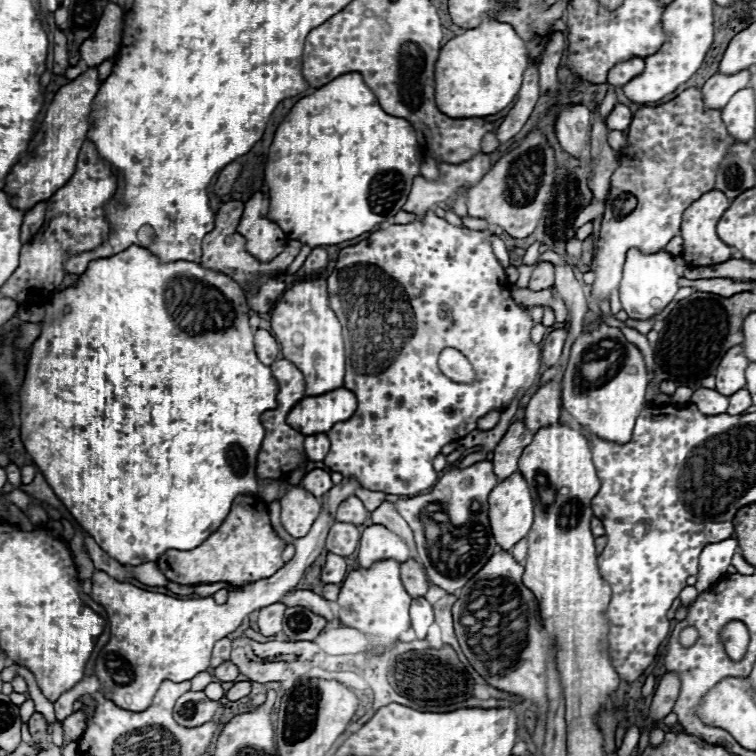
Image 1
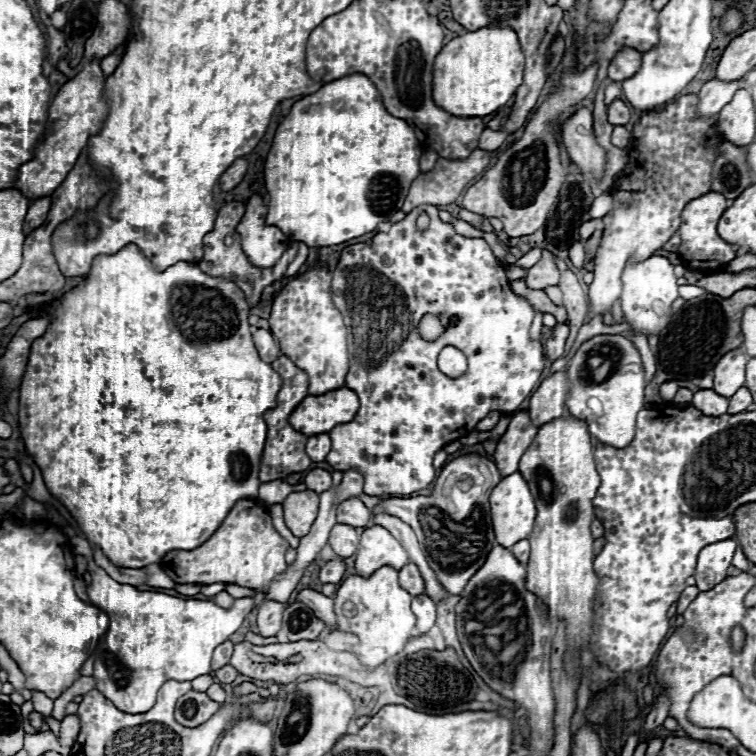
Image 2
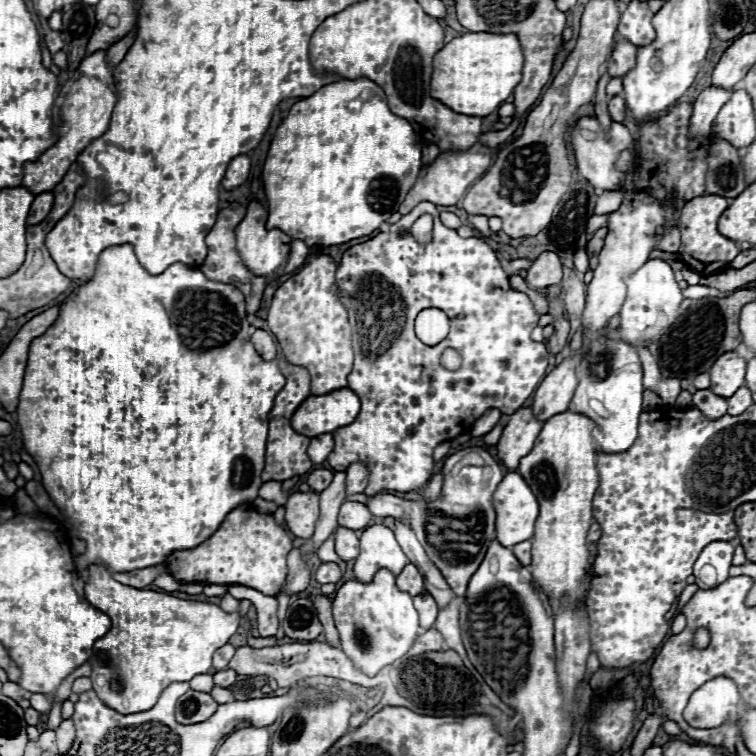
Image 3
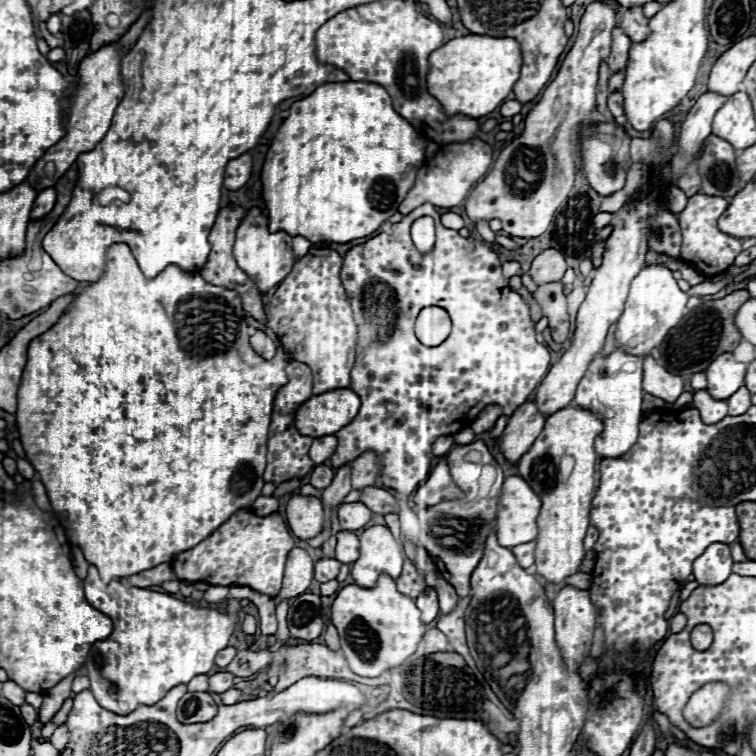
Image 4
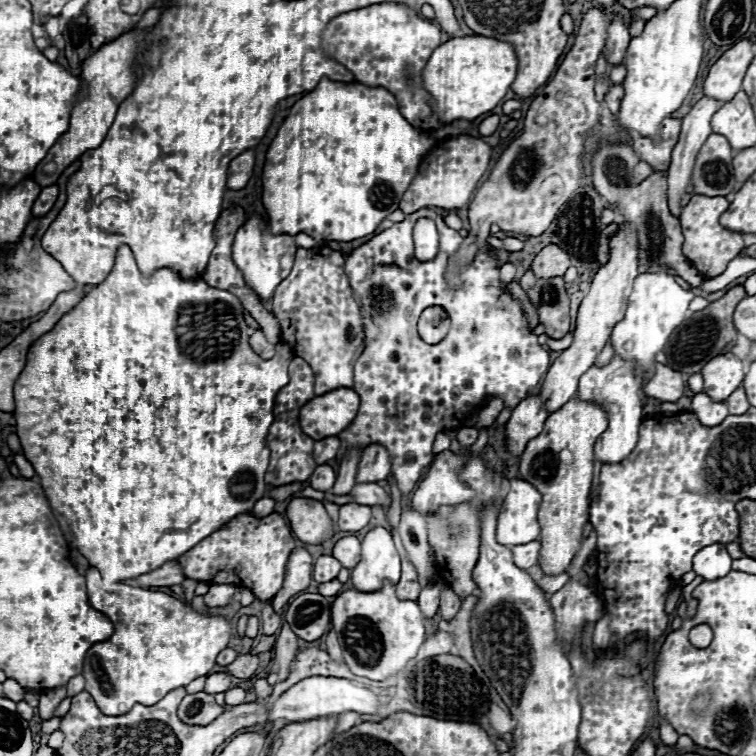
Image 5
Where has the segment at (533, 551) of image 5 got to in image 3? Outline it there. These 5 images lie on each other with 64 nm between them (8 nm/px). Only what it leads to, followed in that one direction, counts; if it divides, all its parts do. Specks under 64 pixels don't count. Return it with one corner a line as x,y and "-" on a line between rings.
524,540
520,544
514,544
512,546
512,552
522,562
522,566
528,566
530,564
530,540

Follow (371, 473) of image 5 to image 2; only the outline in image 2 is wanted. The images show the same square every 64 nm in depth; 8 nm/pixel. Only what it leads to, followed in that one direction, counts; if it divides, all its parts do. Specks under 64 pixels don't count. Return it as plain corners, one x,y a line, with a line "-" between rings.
348,470
342,478
342,482
336,486
336,494
334,494
334,504
340,504
352,496
362,494
362,474
358,474
356,470

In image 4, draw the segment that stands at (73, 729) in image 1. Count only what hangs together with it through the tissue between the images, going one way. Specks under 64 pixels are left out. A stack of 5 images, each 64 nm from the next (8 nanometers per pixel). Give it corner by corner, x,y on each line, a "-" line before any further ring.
62,724
62,726
58,726
56,728
56,732
52,734
52,746
56,748
56,750
64,750
66,748
66,744
68,744
68,740
70,740
70,730
66,728
66,724

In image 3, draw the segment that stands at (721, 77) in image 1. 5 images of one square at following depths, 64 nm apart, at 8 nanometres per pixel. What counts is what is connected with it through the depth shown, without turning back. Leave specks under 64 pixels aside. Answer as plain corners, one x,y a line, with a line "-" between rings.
708,86
702,90
694,102
694,112
690,118
690,134
708,134
712,128
714,118
718,116
718,110
730,100
732,90

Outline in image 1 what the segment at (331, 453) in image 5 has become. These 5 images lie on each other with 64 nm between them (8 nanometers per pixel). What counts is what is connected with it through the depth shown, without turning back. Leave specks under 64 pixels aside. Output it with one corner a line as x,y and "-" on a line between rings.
312,434
304,440
304,448
306,448
306,456
314,462
324,460
324,456
330,450
330,442
326,438
326,434

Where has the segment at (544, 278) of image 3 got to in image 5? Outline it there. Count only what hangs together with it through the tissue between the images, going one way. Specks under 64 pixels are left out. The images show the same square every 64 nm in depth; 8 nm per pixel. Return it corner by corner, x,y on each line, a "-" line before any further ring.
550,244
534,258
532,264
536,278
556,278
556,276
564,276
564,272
568,270
570,256
556,244

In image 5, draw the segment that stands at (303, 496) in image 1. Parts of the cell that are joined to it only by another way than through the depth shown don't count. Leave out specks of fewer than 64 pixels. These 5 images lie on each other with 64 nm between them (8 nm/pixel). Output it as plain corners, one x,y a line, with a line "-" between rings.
292,498
286,508
286,516
296,538
306,544
322,544
326,540
326,532
332,528
332,520
322,502
312,498

